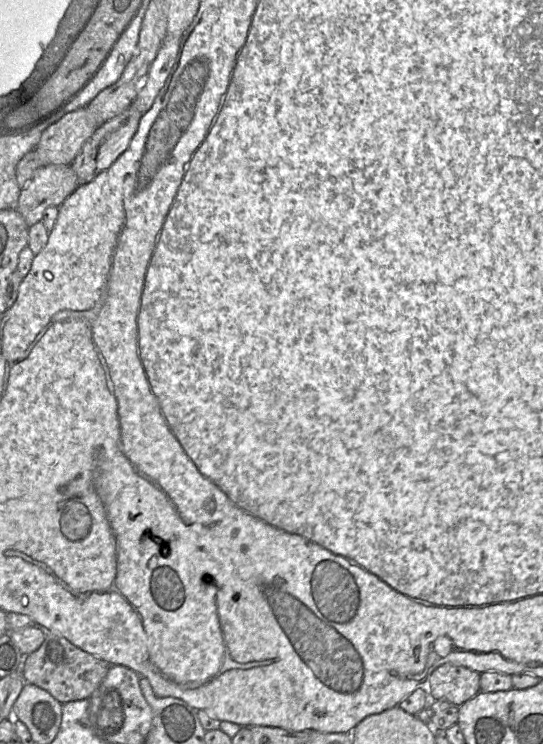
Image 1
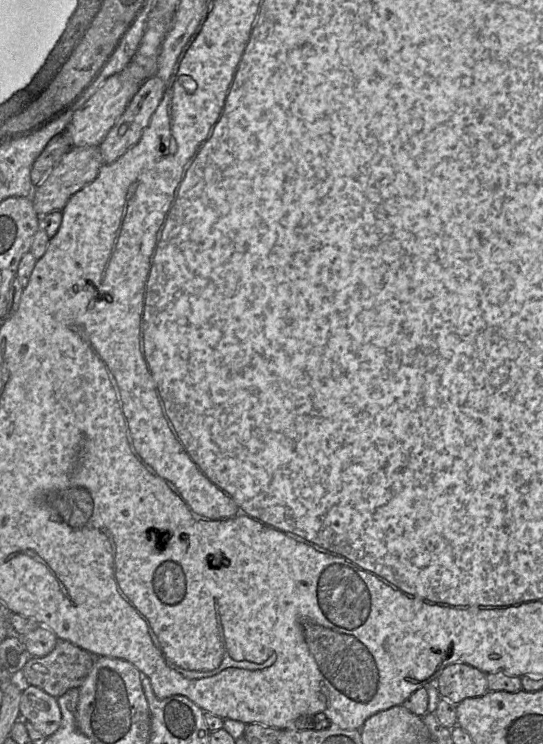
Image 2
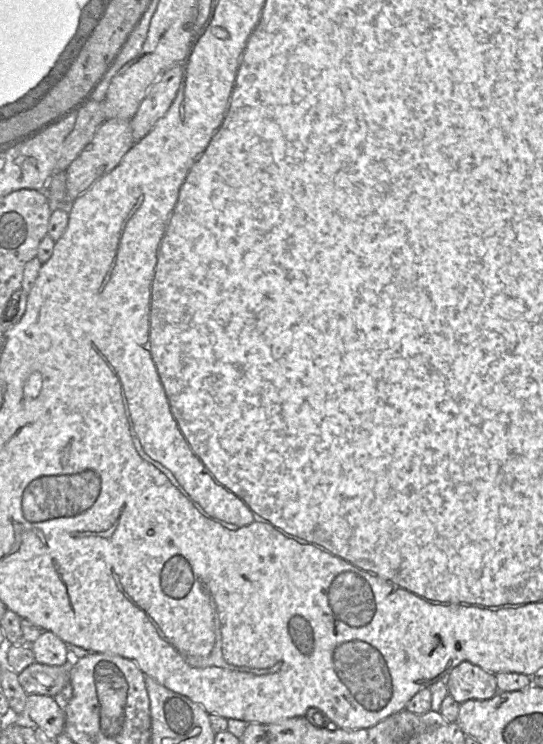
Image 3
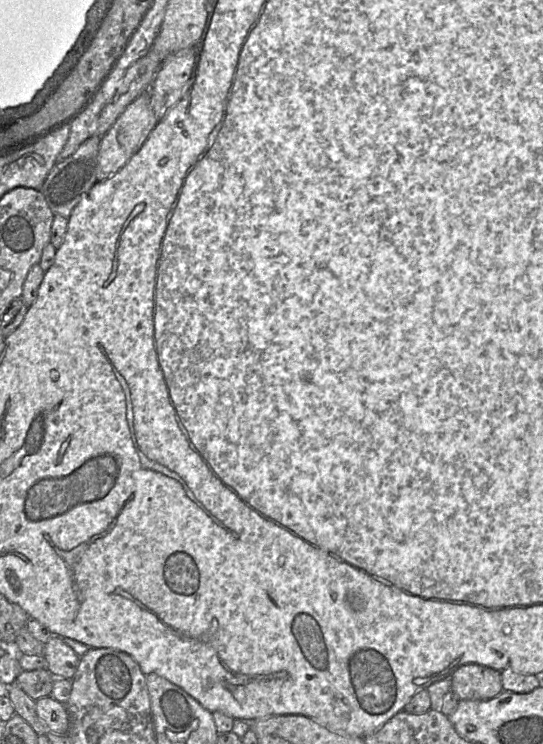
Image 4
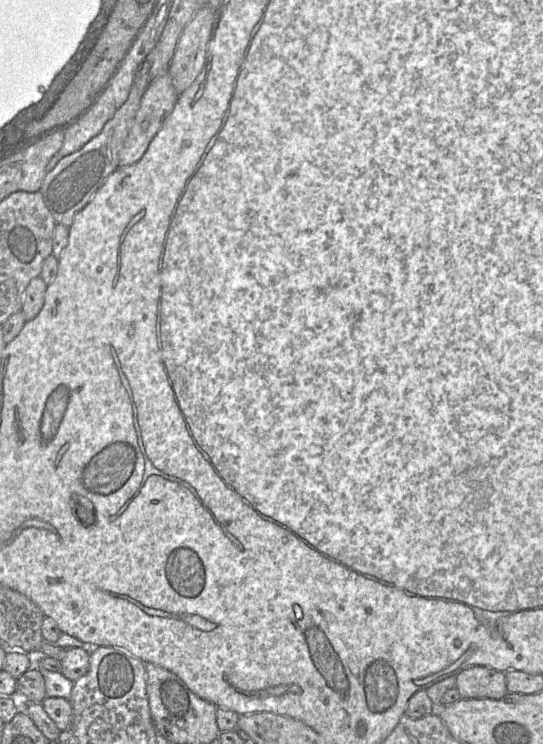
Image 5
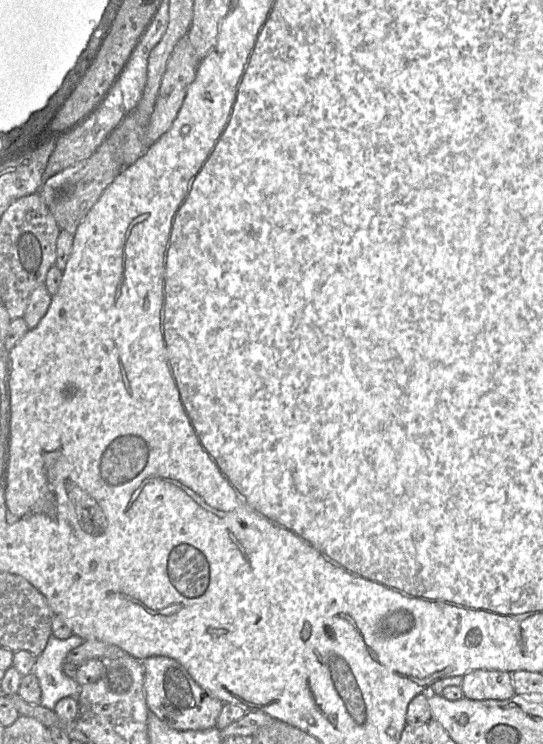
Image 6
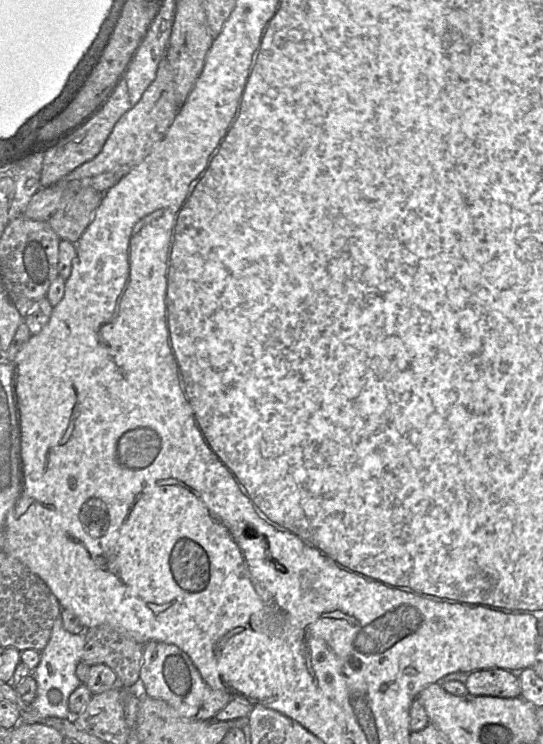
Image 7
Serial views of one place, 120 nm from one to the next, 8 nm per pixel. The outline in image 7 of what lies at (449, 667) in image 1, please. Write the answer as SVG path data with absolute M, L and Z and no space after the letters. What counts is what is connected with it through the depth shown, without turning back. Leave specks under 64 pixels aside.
M484 669L469 673L465 686L470 695L504 698L521 696L518 674L505 669Z

